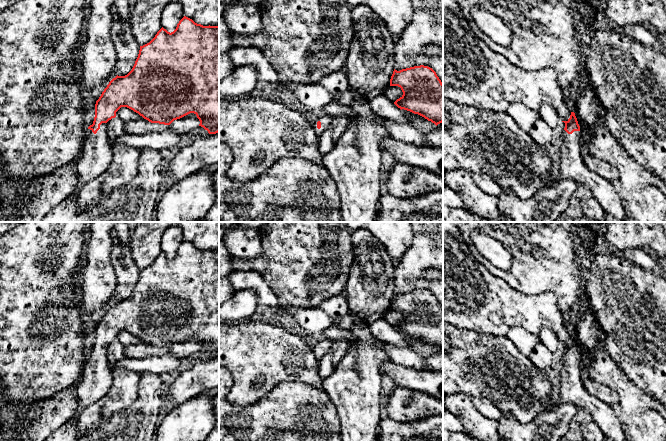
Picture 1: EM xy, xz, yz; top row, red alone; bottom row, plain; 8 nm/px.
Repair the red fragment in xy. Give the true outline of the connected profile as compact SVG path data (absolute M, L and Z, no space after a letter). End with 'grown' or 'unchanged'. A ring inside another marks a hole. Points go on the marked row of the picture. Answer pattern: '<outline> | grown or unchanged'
M184 16L177 24L176 29L173 32L168 32L163 27L157 32L155 37L147 44L140 46L138 57L132 70L125 76L116 76L113 78L107 87L102 92L99 99L95 104L95 117L93 124L88 127L88 134L82 146L81 157L76 165L76 177L79 178L83 183L89 182L96 177L103 174L108 168L112 161L113 155L113 144L108 138L107 134L107 122L112 118L116 117L116 112L121 107L127 107L134 112L138 113L144 119L151 123L159 123L164 125L170 125L174 120L180 119L190 113L194 113L200 121L199 126L203 127L208 131L209 134L216 134L219 132L219 26L203 26L195 23L192 19Z | grown

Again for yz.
M574 112L567 121L562 121L559 130L560 146L559 172L565 179L574 180L590 190L594 198L608 213L624 222L625 212L622 200L612 183L591 171L583 162L581 156L580 126Z | grown

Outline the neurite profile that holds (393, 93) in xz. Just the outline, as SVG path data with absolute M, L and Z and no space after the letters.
M389 86L385 92L384 95L392 102L395 102L397 99L402 97L403 92L400 87L398 86Z

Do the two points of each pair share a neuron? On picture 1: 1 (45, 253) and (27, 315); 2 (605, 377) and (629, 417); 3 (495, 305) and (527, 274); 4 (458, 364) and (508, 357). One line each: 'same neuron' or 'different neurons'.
1: same neuron
2: same neuron
3: different neurons
4: same neuron

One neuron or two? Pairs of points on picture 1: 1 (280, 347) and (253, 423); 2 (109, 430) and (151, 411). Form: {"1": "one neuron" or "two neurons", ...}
{"1": "two neurons", "2": "one neuron"}

